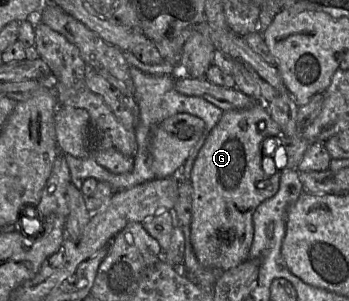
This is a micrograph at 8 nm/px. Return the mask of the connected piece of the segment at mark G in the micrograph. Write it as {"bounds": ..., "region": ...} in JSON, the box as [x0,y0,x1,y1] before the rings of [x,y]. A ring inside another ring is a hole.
{"bounds":[189,102,281,272],"region":[[[256,102],[242,110],[223,111],[218,123],[208,134],[194,161],[189,180],[193,189],[190,240],[197,260],[203,267],[224,272],[248,259],[254,233],[253,213],[258,205],[276,194],[280,185],[281,170],[274,173],[267,166],[264,167],[263,143],[266,144],[266,138],[270,136],[280,135],[281,129],[271,118],[264,102]],[[224,233],[228,235],[227,239],[220,238],[219,235]]]}

